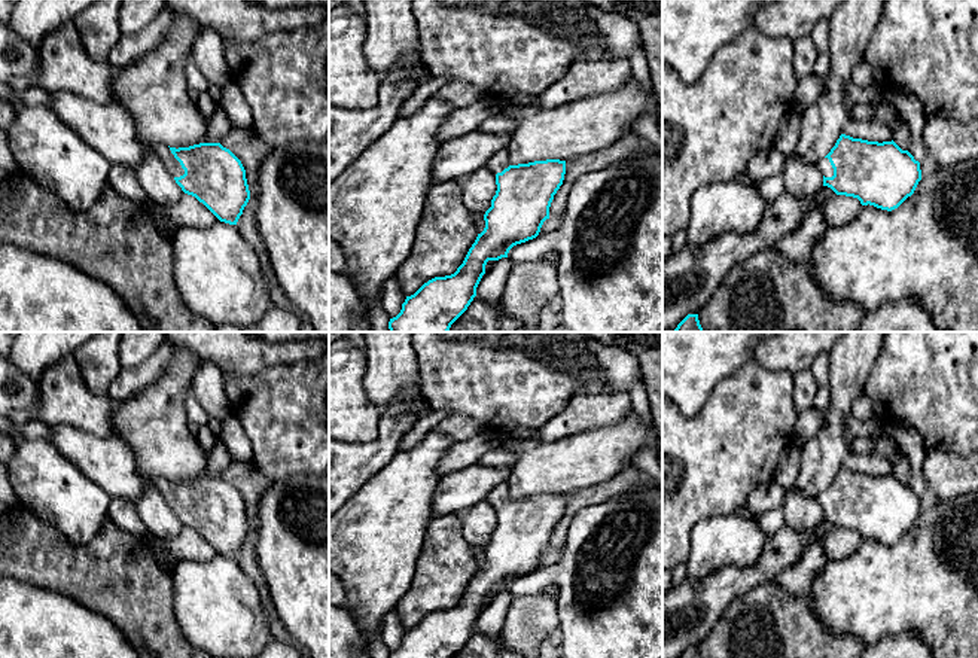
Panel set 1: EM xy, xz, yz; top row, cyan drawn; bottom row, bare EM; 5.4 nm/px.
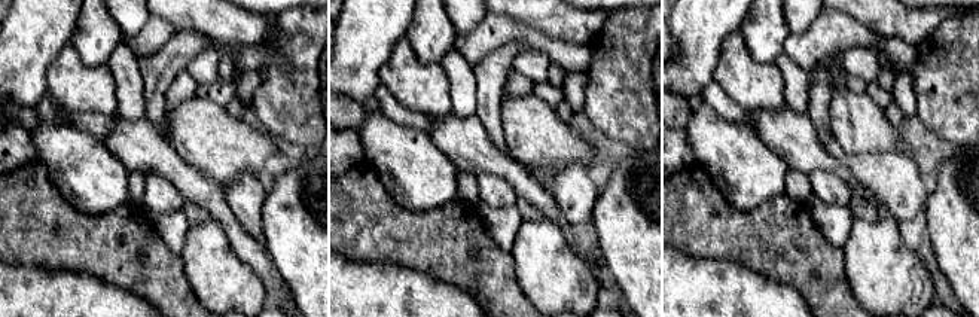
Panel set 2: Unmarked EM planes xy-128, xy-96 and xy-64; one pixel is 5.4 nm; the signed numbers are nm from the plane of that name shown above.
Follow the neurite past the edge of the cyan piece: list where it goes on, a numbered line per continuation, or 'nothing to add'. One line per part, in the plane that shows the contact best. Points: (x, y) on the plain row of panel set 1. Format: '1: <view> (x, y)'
1: xy (162, 484)

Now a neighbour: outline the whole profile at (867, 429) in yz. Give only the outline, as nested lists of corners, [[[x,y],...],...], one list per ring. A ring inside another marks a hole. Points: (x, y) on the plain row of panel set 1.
[[[850,417],[847,421],[847,430],[854,438],[871,439],[875,435],[878,435],[881,430],[884,430],[884,423],[877,417],[872,417],[869,420],[857,420],[854,417]]]

